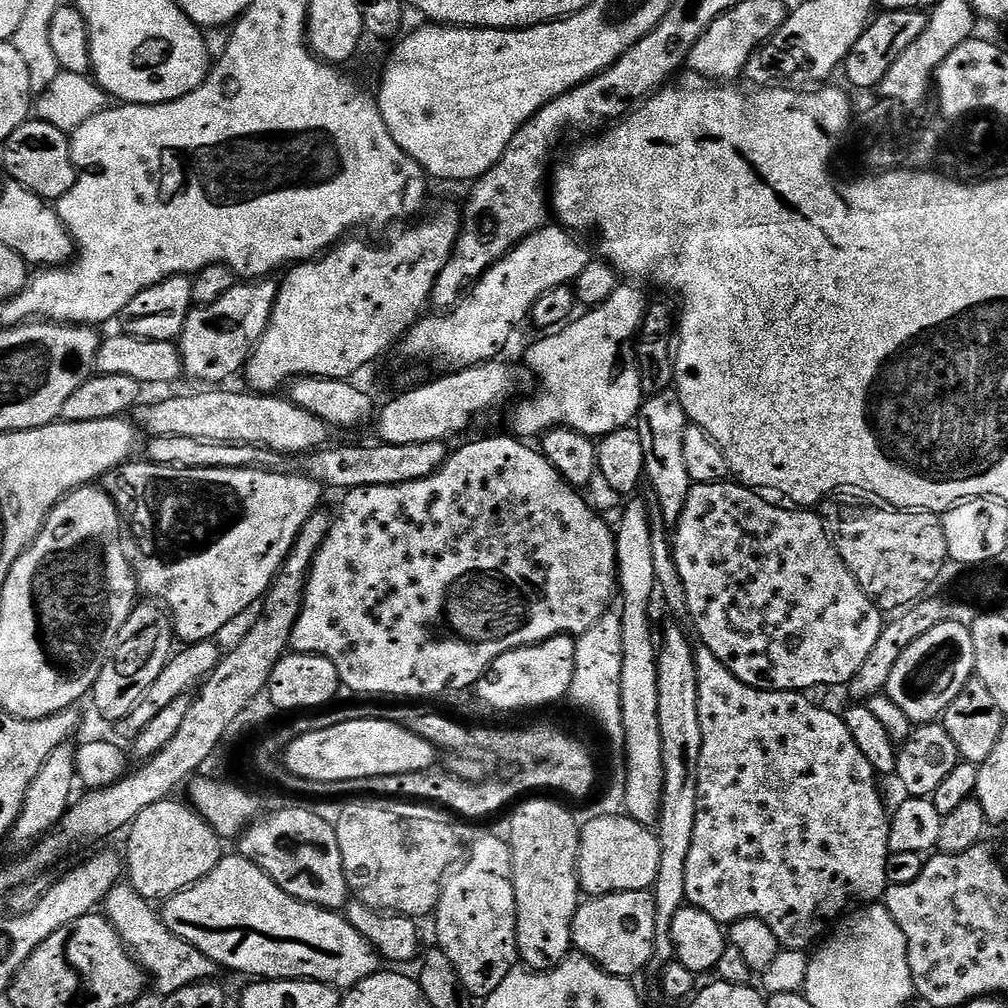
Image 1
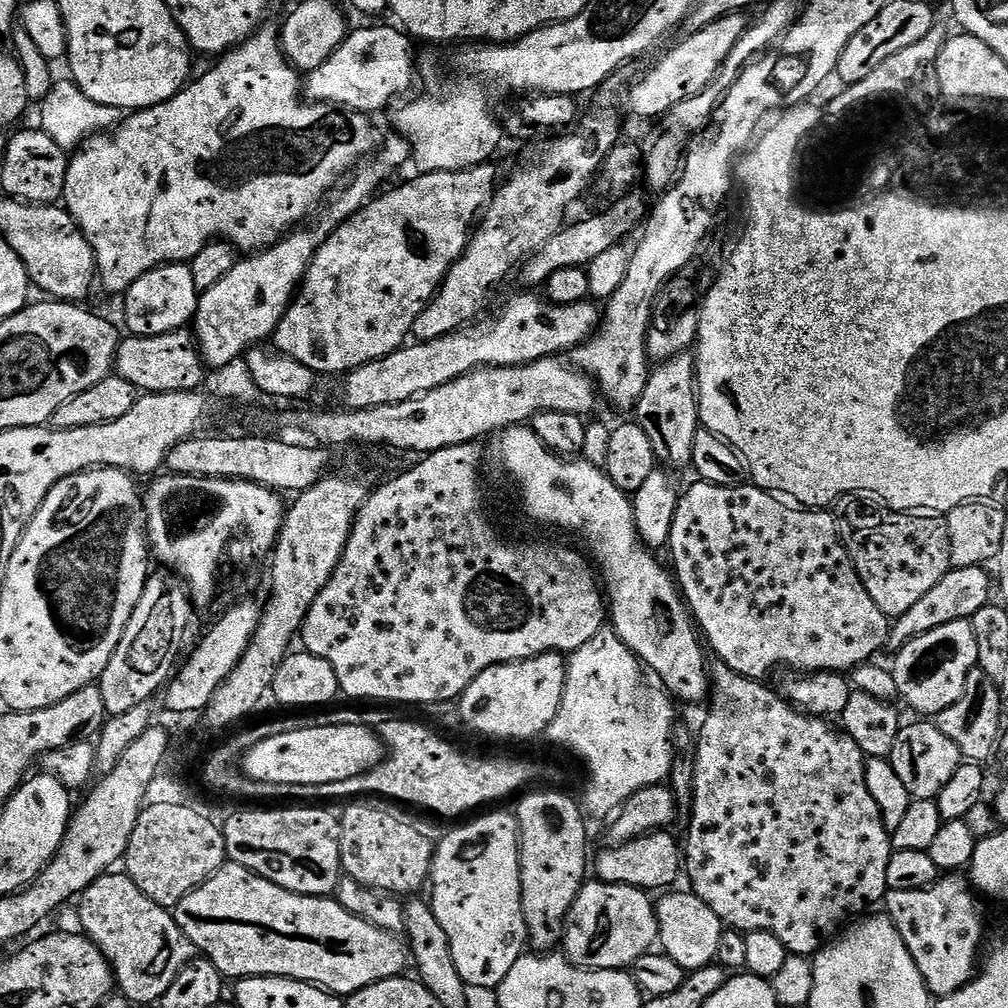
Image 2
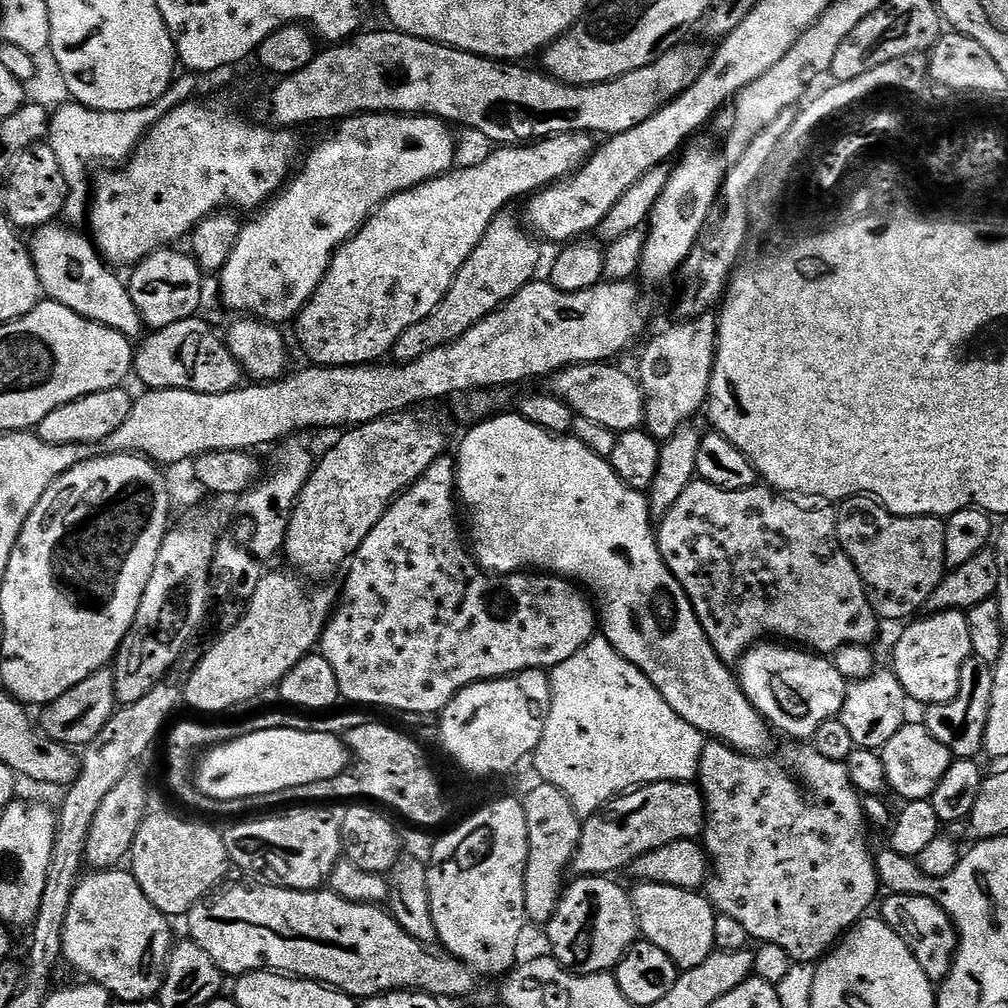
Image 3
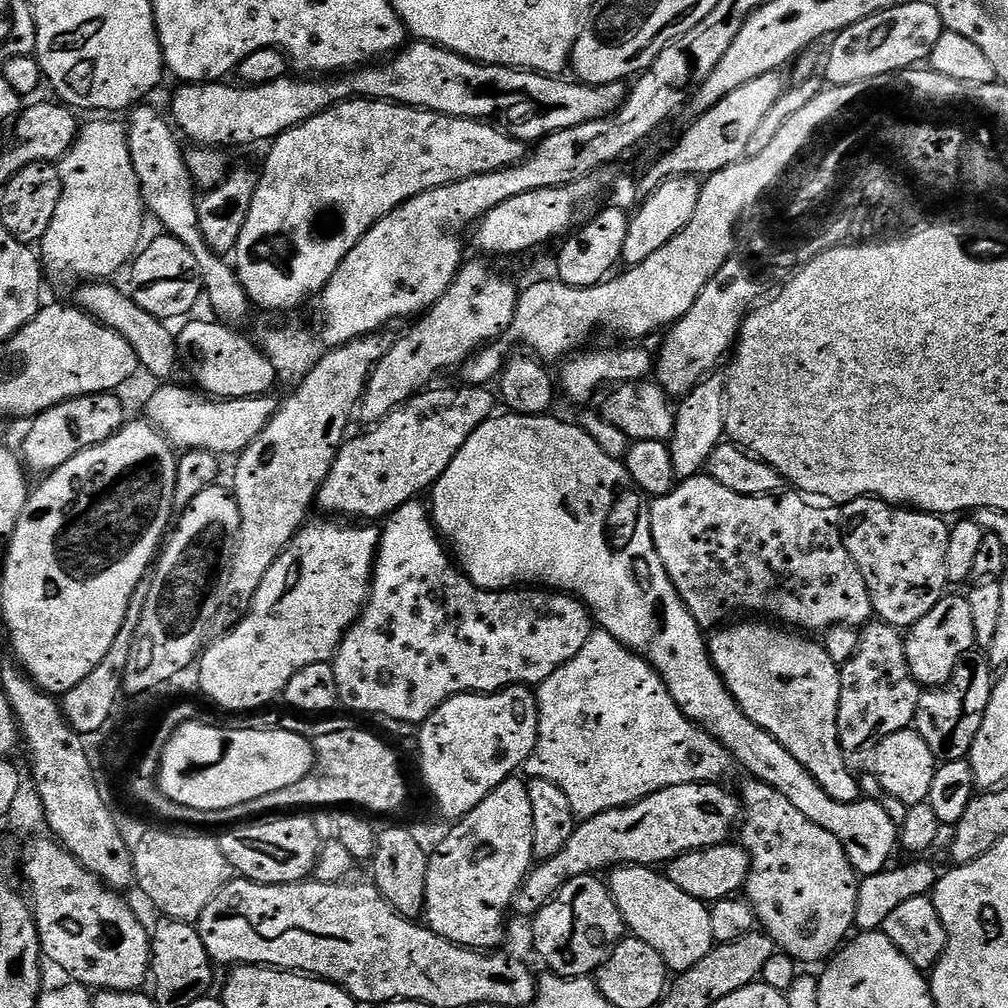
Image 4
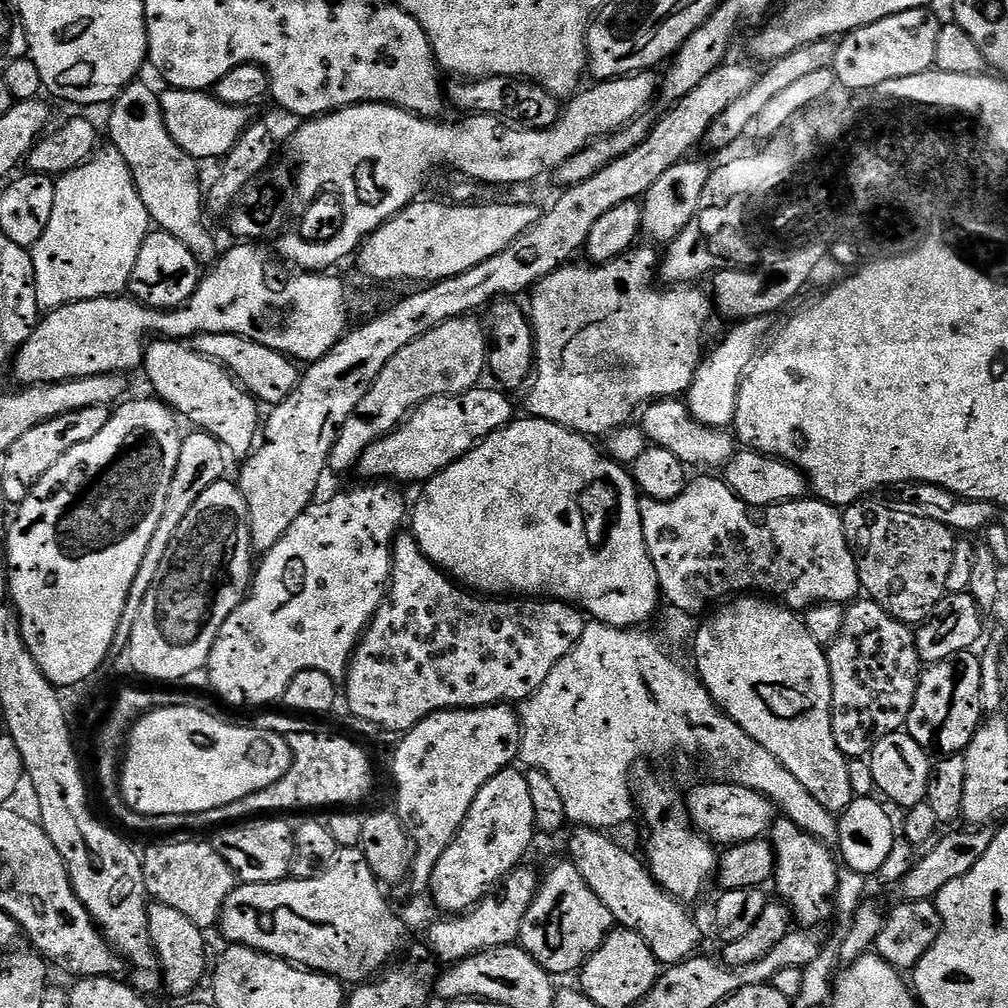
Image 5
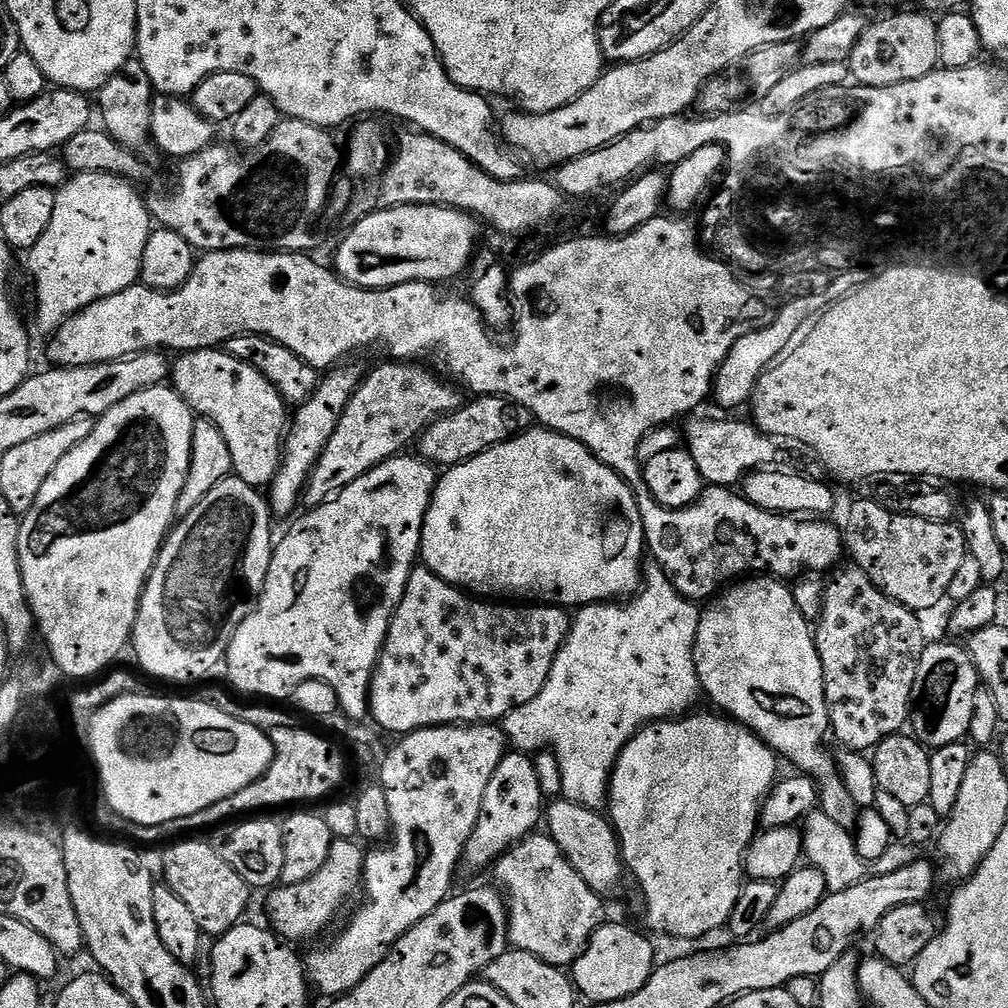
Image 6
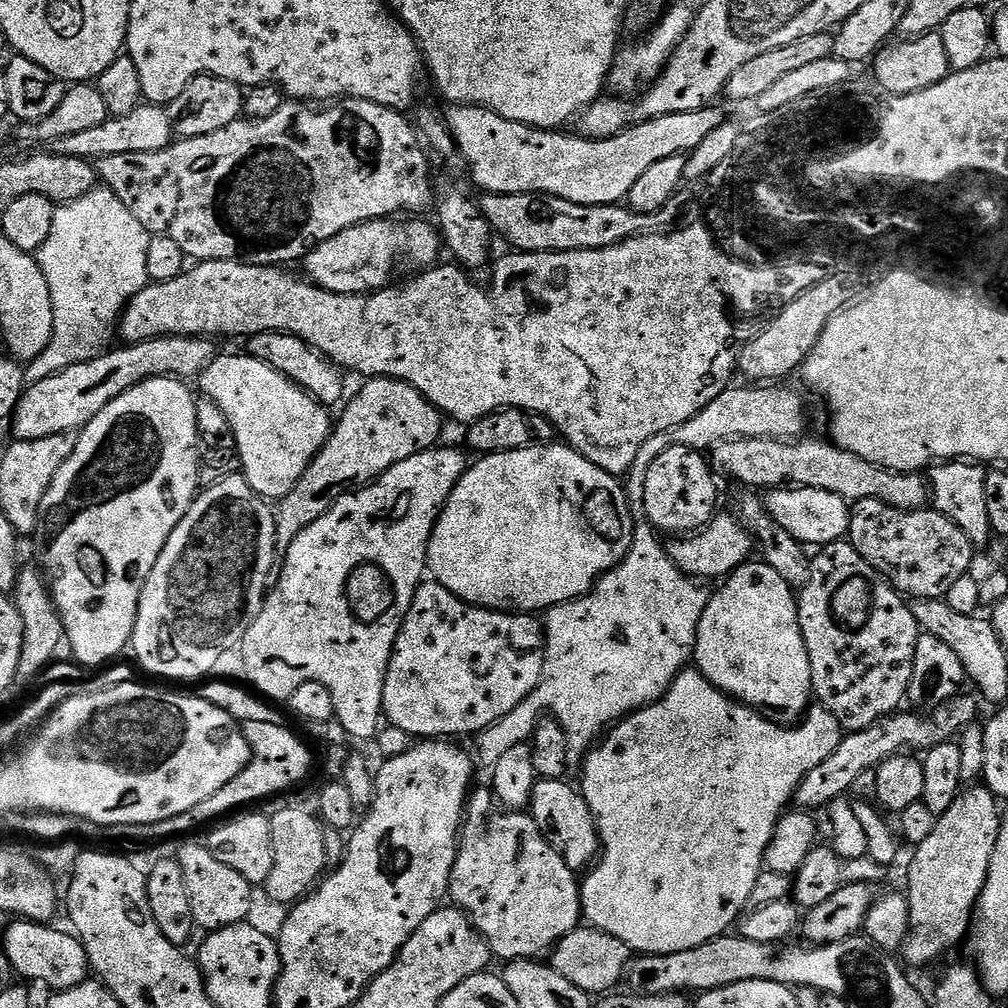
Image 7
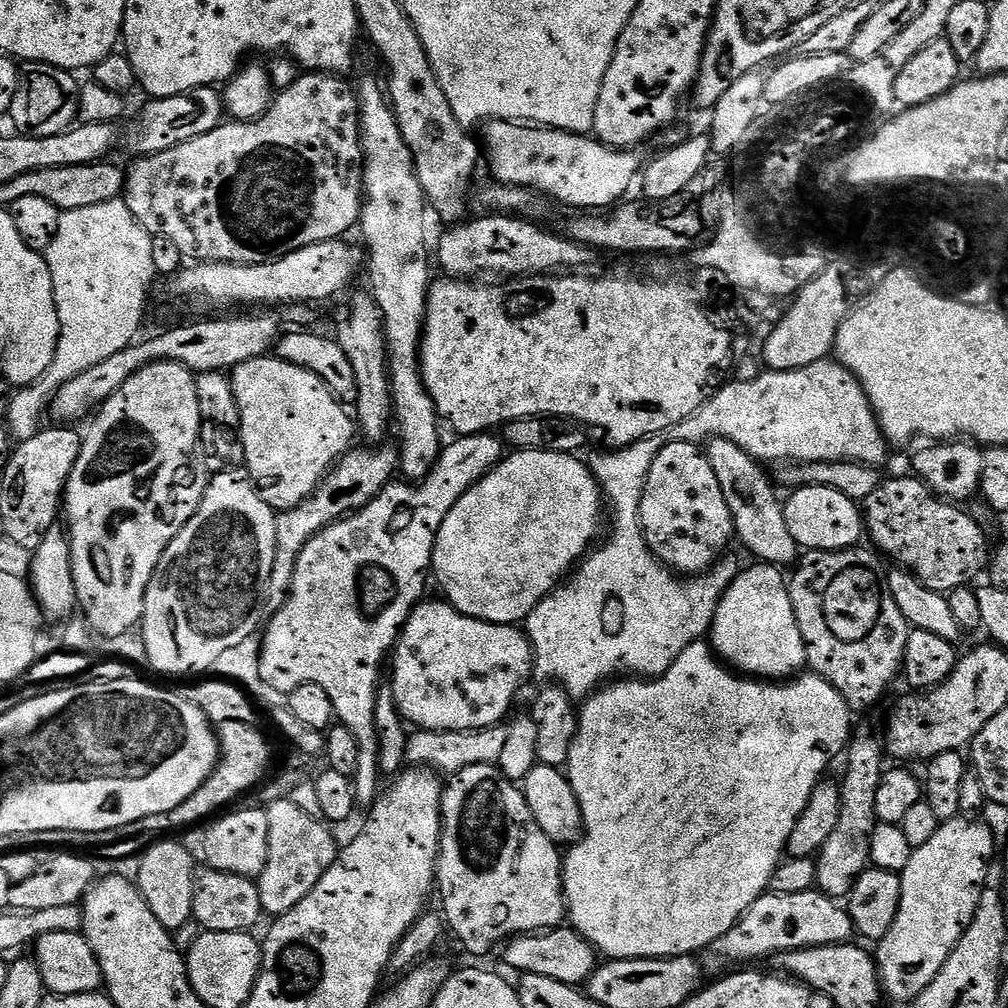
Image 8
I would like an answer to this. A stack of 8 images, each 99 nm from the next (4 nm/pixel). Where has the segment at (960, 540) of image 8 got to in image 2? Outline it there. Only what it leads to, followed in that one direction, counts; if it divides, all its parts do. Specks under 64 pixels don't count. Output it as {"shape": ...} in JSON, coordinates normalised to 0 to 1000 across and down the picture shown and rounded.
{"shape":[[[839,488],[827,501],[833,536],[843,550],[859,589],[883,613],[899,609],[944,563],[940,517],[933,510],[906,510],[878,504],[855,488]]]}

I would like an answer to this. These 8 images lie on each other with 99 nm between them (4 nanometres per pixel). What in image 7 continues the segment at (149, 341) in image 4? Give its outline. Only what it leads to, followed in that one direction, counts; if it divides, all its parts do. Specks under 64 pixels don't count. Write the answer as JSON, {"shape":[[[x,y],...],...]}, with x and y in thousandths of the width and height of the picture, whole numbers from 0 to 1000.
{"shape":[[[245,351],[239,353],[215,352],[213,357],[204,363],[204,367],[196,374],[196,382],[203,394],[210,397],[220,411],[228,419],[228,427],[232,427],[232,435],[236,435],[236,450],[240,471],[247,482],[267,498],[276,498],[304,470],[310,455],[321,444],[331,424],[331,417],[326,406],[315,401],[306,389],[302,389],[288,375],[276,371],[272,363],[264,363],[264,359],[256,359],[256,355]]]}

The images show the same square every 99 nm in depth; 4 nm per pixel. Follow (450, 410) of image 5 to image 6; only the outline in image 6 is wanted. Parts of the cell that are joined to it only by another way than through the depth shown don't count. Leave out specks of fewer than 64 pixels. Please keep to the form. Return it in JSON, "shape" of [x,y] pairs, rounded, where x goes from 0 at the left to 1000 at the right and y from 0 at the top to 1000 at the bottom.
{"shape":[[[473,393],[465,396],[453,409],[448,409],[445,413],[438,413],[431,418],[417,432],[415,448],[430,462],[457,460],[516,432],[521,424],[520,416],[522,413],[516,402],[509,401],[501,393]]]}

